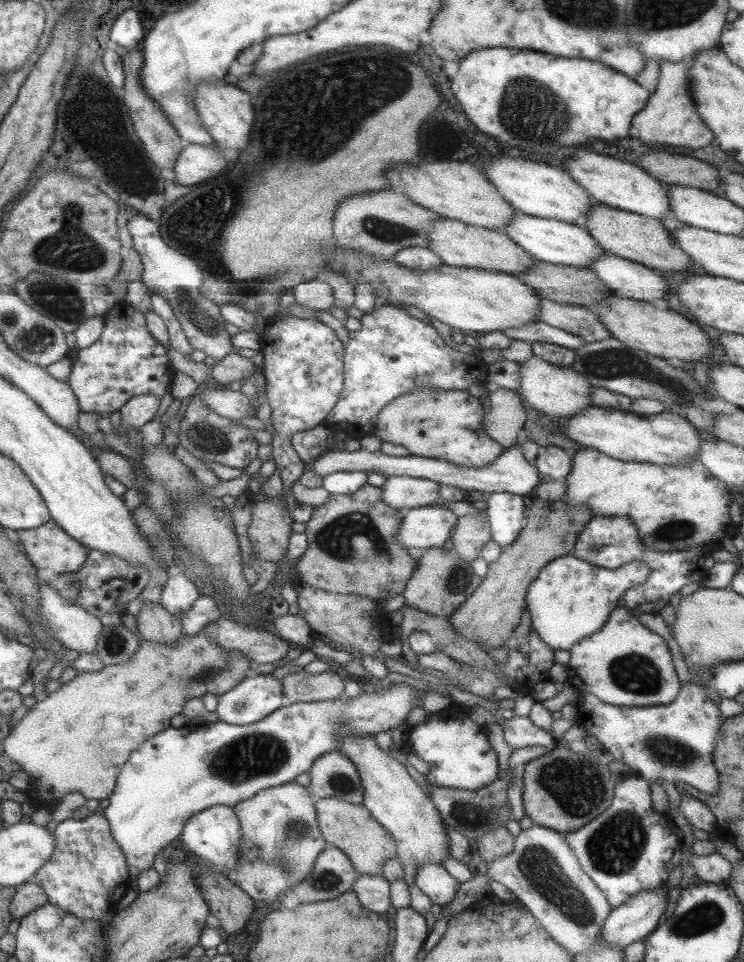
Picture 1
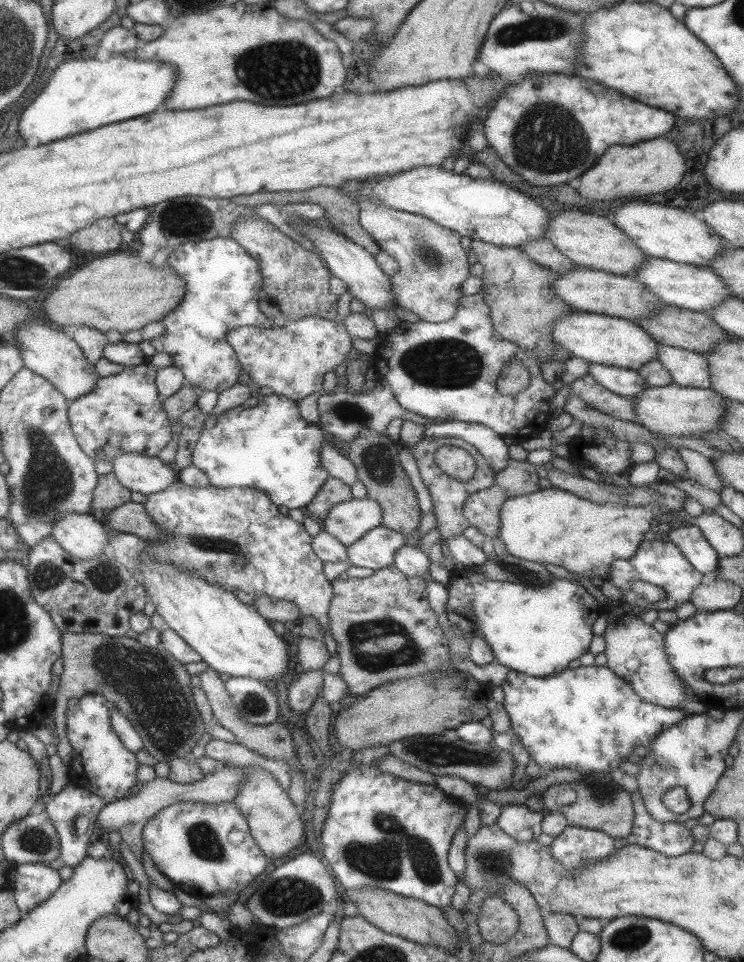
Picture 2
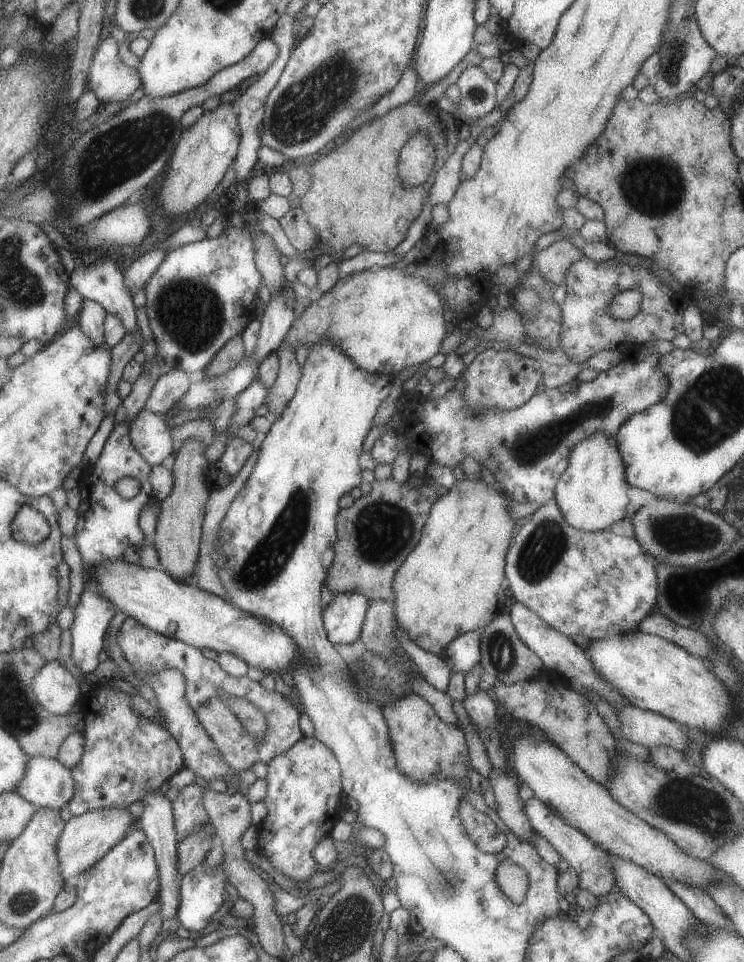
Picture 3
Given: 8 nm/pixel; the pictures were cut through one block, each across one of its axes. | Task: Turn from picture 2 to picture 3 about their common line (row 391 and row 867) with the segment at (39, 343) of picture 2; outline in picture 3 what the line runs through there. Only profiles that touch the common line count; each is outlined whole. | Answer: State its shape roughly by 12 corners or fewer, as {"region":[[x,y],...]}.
{"region":[[127,808],[66,816],[55,852],[74,881],[134,828]]}

